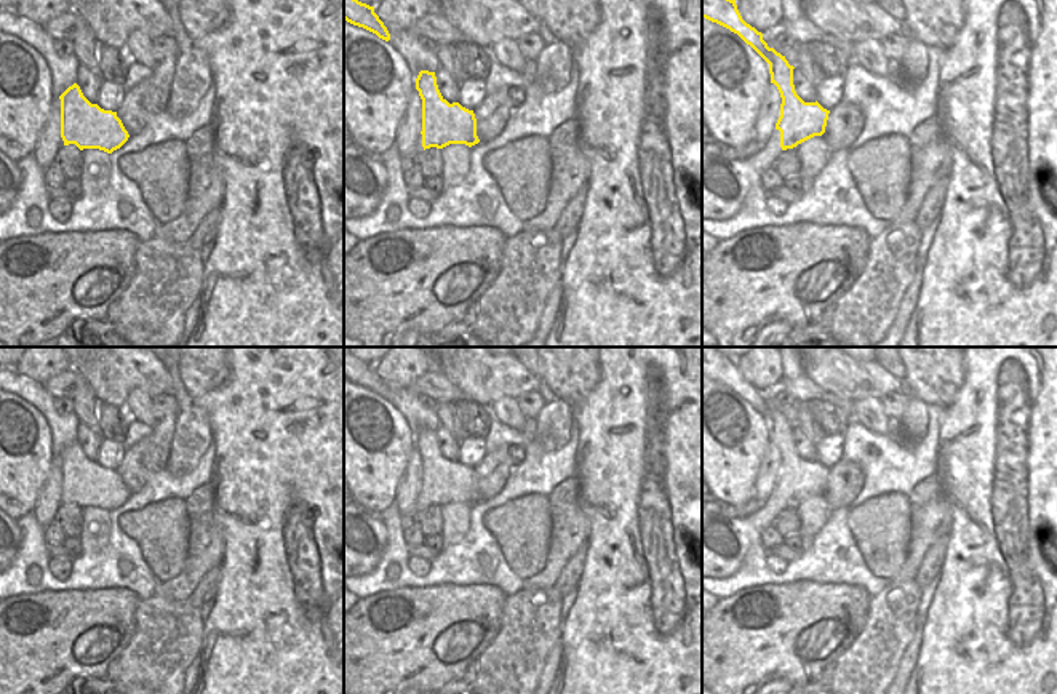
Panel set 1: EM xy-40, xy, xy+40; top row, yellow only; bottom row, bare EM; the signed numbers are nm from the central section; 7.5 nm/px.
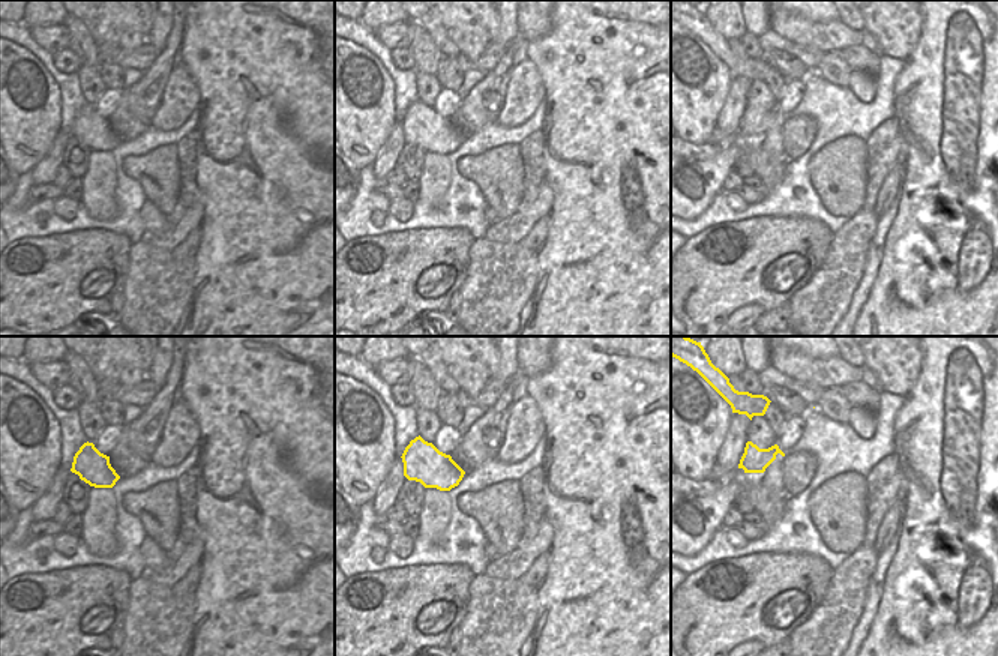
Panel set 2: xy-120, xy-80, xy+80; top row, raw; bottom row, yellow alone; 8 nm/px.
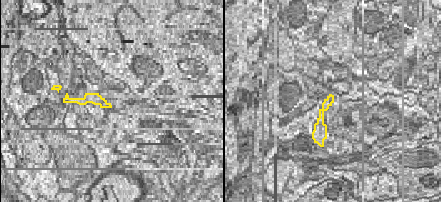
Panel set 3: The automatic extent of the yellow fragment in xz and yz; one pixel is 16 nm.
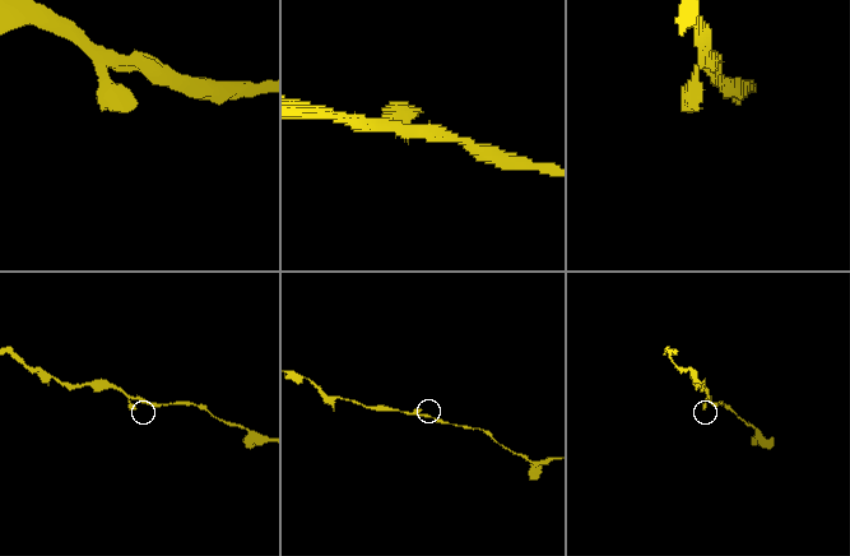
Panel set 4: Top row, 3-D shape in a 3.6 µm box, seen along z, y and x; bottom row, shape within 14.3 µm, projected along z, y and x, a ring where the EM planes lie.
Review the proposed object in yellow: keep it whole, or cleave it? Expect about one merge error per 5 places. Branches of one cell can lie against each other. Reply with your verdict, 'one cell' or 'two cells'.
one cell

